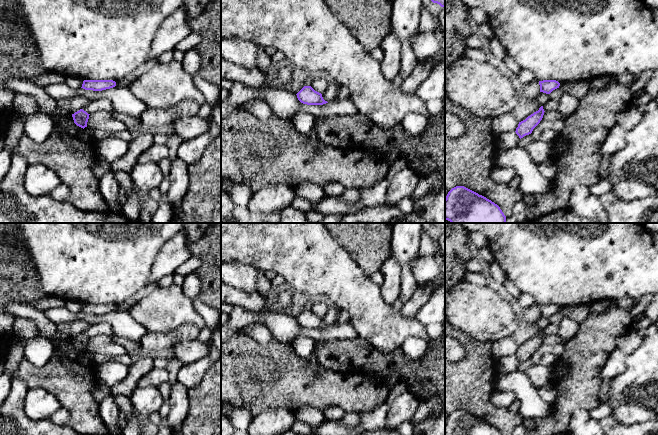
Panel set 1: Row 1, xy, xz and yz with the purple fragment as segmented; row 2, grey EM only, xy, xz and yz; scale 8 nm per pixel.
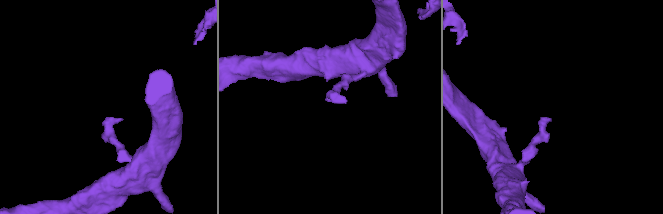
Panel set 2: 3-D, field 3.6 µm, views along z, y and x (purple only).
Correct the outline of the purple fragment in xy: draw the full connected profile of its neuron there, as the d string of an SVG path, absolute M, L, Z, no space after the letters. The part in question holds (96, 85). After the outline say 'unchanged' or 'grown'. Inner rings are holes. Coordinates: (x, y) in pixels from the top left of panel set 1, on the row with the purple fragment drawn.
M84 80L82 87L85 90L102 91L116 86L113 80Z; unchanged

